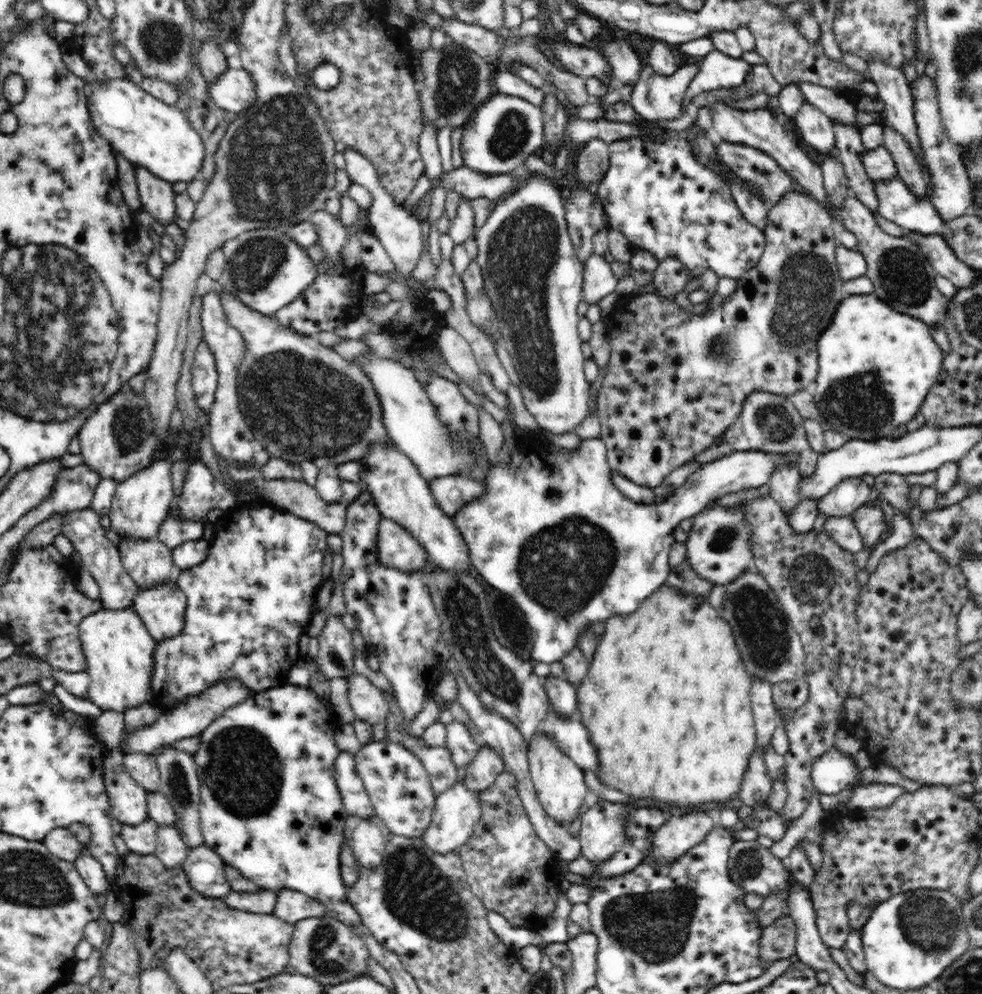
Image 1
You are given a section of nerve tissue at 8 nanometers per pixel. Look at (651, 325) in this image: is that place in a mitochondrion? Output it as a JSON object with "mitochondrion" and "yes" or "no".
{"mitochondrion":"no"}

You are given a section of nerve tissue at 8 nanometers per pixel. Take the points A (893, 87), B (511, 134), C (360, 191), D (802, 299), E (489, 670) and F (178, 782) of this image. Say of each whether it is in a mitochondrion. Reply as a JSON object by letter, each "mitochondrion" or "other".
{"A":"other","B":"mitochondrion","C":"other","D":"mitochondrion","E":"mitochondrion","F":"mitochondrion"}

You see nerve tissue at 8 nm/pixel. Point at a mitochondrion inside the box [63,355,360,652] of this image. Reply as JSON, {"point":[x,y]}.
{"point":[128,430]}

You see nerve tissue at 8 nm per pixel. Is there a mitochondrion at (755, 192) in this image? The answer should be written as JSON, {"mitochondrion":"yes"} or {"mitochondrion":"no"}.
{"mitochondrion":"no"}

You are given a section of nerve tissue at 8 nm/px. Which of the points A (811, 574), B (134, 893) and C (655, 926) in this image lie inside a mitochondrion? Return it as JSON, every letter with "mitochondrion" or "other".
{"A":"mitochondrion","B":"other","C":"mitochondrion"}

